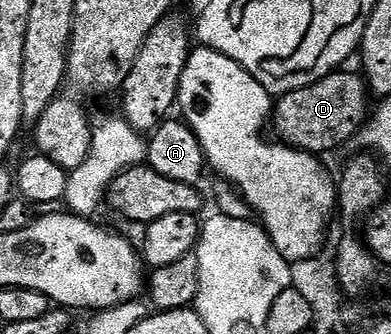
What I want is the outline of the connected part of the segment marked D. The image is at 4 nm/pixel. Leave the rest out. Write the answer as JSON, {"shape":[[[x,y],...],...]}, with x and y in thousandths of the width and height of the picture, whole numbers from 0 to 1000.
{"shape":[[[882,216],[841,219],[785,260],[716,281],[706,293],[693,374],[696,383],[708,383],[708,398],[719,407],[711,413],[726,431],[772,446],[780,458],[834,464],[849,446],[867,443],[880,422],[900,425],[910,413],[923,395],[923,377],[946,347],[949,278],[921,216]]]}

